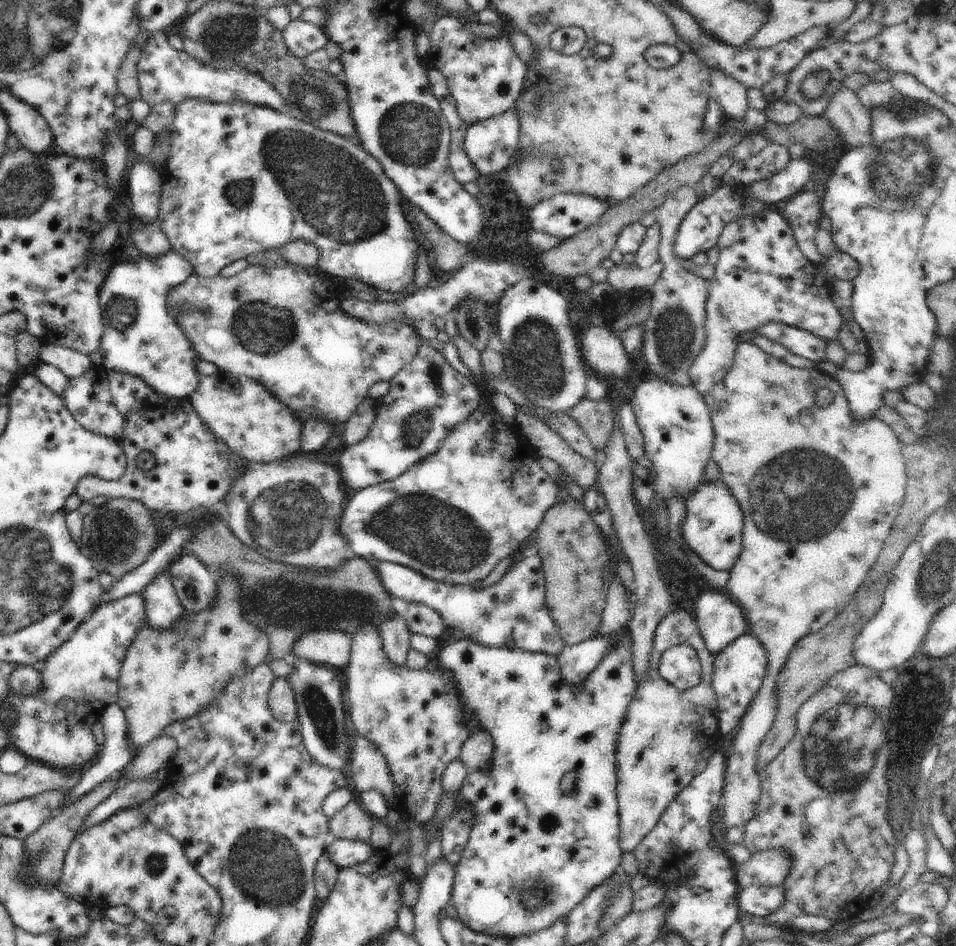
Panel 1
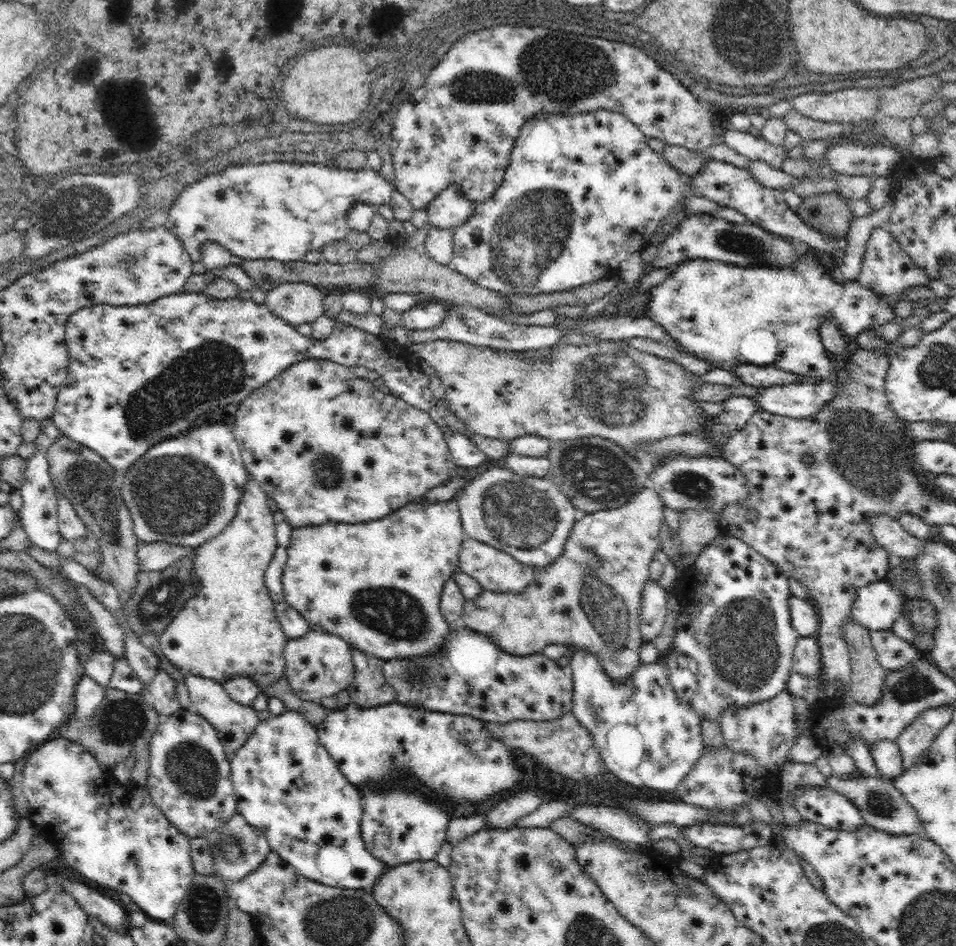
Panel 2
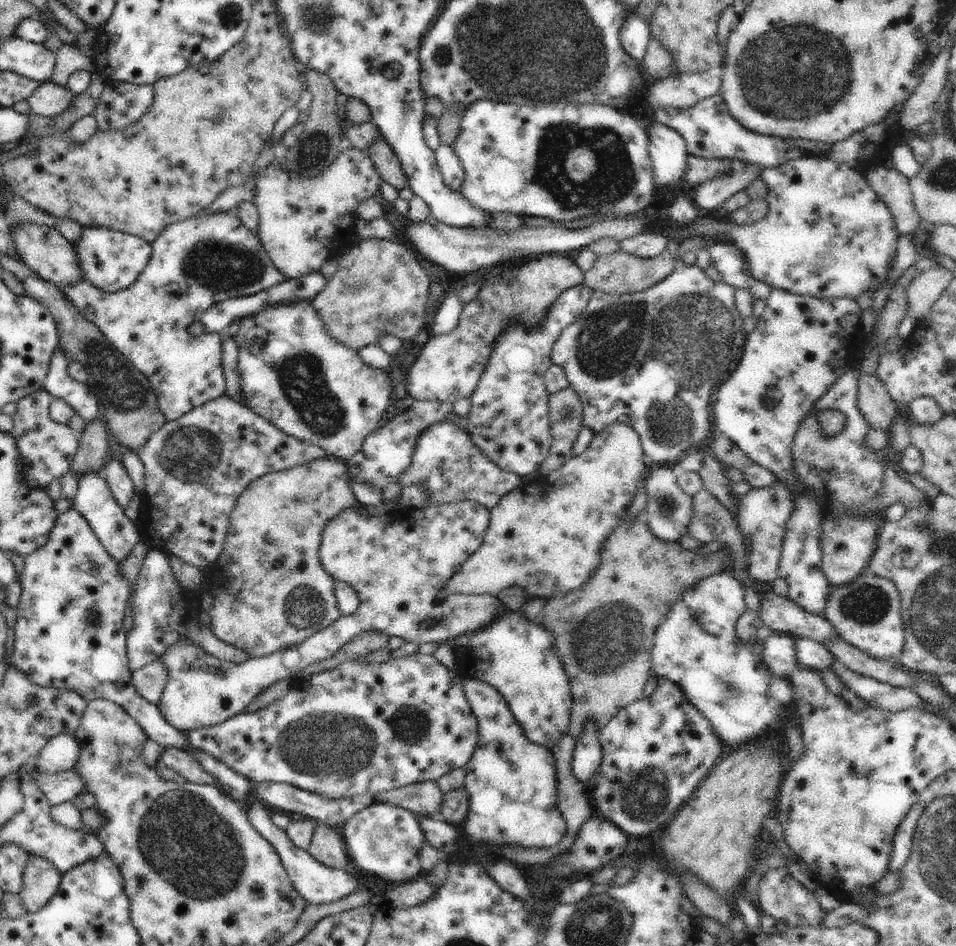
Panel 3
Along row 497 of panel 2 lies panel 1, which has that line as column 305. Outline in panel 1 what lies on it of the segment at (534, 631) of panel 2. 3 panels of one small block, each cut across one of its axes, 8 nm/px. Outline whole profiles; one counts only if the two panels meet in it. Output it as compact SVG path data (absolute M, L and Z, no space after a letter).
M312 630L304 632L294 643L291 657L326 665L341 671L347 666L353 637L340 630Z

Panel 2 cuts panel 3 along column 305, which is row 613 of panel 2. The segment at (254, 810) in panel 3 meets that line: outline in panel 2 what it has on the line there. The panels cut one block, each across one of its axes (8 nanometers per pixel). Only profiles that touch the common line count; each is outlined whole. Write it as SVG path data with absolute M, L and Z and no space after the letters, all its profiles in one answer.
M886 580L872 582L857 592L851 619L870 631L888 630L901 615L904 598Z

